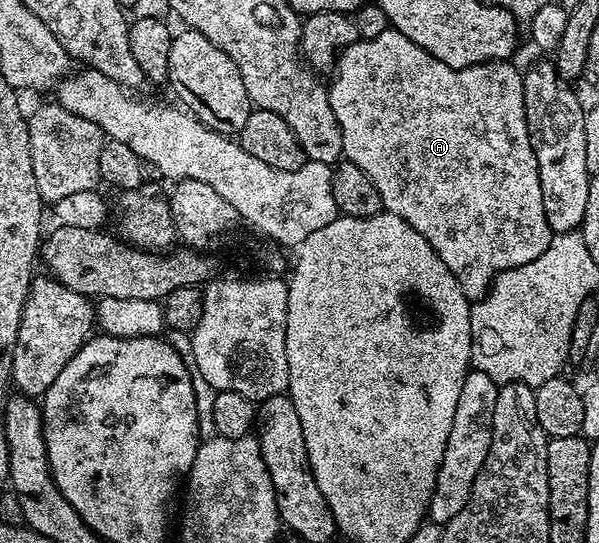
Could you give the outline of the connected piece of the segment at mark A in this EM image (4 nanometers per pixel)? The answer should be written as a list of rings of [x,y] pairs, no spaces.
[[[395,28],[384,30],[377,38],[364,40],[359,38],[352,46],[339,52],[336,67],[333,69],[334,81],[328,84],[332,111],[340,124],[343,135],[343,152],[345,159],[351,160],[368,178],[372,178],[372,186],[380,190],[380,198],[385,211],[396,214],[396,218],[404,218],[416,234],[420,234],[440,254],[440,262],[452,270],[456,282],[460,282],[460,290],[464,290],[471,302],[477,302],[491,289],[491,284],[502,271],[512,267],[523,266],[532,262],[547,250],[551,239],[548,218],[544,214],[544,194],[540,190],[540,174],[536,154],[532,150],[532,142],[528,138],[528,122],[524,114],[524,86],[522,72],[510,60],[490,60],[487,64],[477,64],[467,68],[453,68],[440,58],[432,58],[428,50],[416,46],[412,38],[404,38]]]

